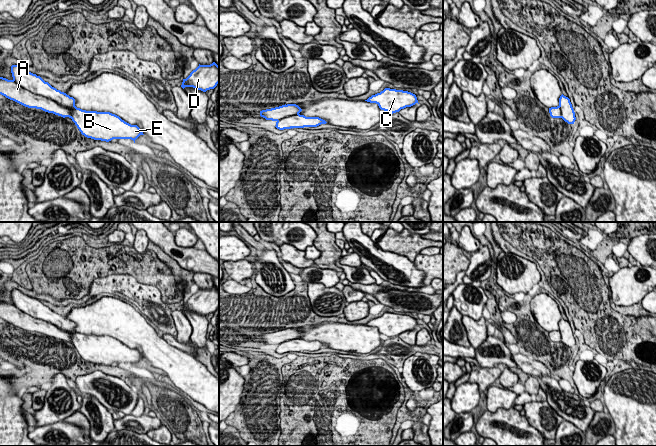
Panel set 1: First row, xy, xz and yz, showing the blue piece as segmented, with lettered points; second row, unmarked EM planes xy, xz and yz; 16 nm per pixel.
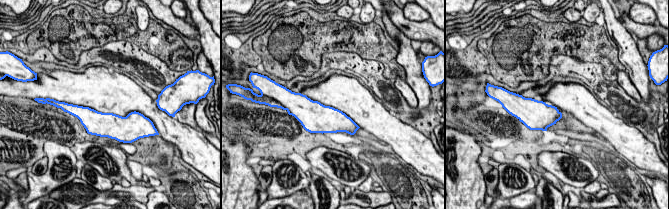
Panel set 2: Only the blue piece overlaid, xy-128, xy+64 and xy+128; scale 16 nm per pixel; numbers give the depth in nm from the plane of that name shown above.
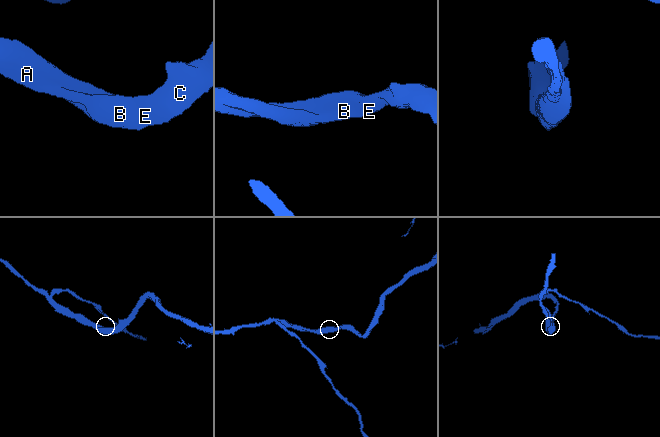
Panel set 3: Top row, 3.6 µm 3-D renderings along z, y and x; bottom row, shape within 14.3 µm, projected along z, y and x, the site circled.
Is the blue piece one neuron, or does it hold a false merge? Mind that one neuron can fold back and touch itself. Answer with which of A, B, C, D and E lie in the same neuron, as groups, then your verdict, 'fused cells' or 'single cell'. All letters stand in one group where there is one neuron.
A B C D E; single cell

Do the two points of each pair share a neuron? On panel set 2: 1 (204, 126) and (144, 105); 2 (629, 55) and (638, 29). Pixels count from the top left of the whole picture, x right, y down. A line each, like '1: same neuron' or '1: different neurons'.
1: different neurons
2: different neurons

